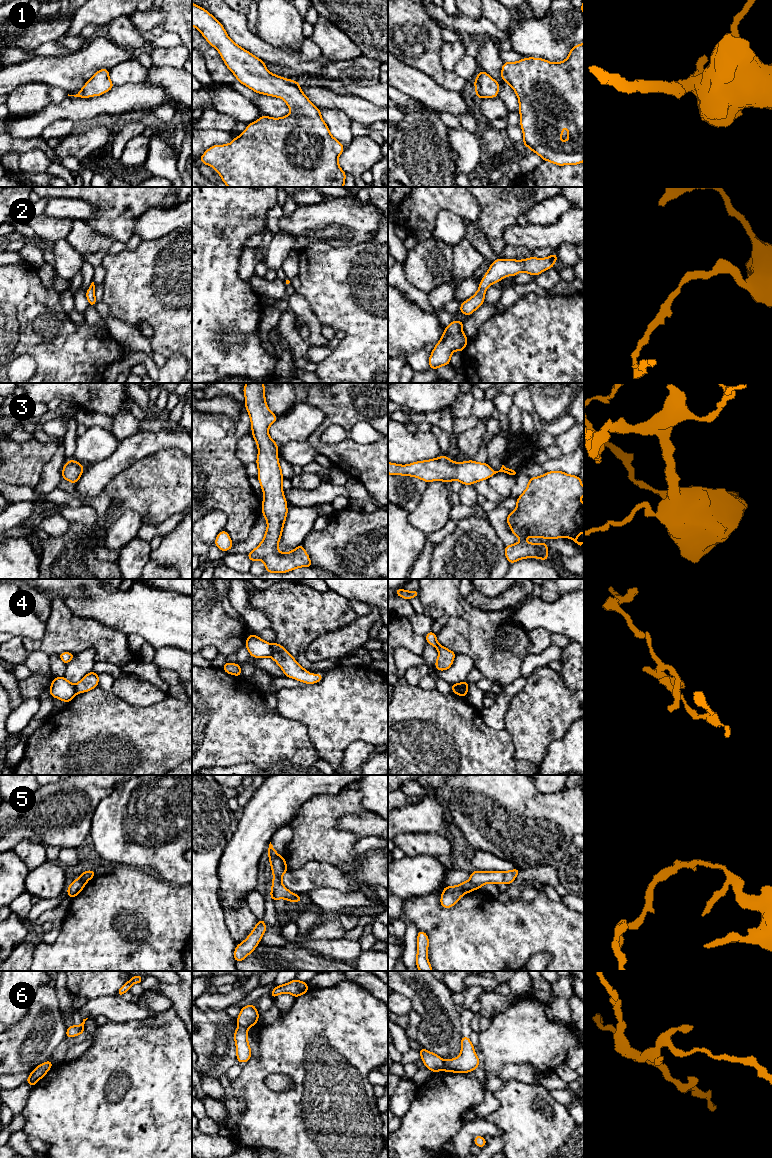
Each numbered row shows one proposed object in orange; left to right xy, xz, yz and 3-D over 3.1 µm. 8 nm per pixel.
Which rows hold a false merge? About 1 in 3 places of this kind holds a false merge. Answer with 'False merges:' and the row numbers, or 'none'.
False merges: 4, 5, 6

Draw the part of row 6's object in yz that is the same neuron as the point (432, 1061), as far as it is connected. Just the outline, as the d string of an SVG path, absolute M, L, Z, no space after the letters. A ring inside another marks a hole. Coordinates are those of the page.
M421 1047L419 1053L425 1067L430 1069L433 1073L443 1070L445 1061L440 1056L435 1053L429 1052L423 1047Z

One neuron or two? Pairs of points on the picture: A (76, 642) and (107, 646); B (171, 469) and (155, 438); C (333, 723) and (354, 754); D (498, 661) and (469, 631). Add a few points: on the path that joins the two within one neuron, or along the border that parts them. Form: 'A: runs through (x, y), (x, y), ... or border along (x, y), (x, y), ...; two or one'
A: runs through (84, 642), (99, 642); one
B: border along (181, 450), (161, 449), (139, 459); two
C: border along (372, 743), (353, 742), (345, 750), (341, 764); two
D: runs through (492, 654), (476, 638); one

